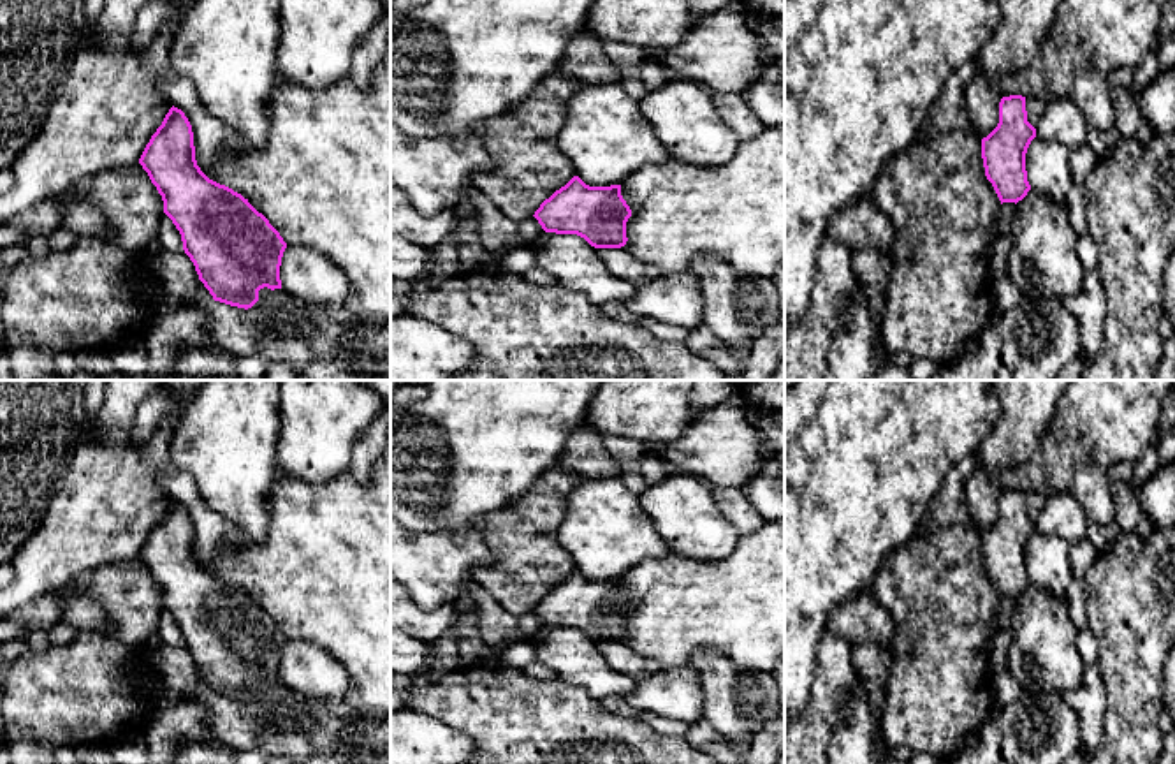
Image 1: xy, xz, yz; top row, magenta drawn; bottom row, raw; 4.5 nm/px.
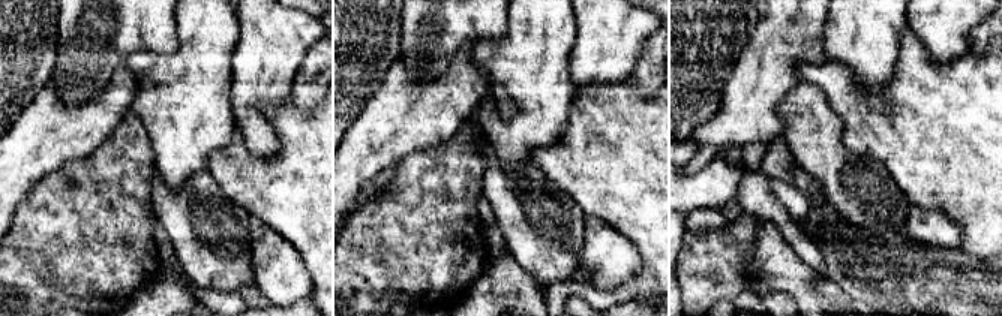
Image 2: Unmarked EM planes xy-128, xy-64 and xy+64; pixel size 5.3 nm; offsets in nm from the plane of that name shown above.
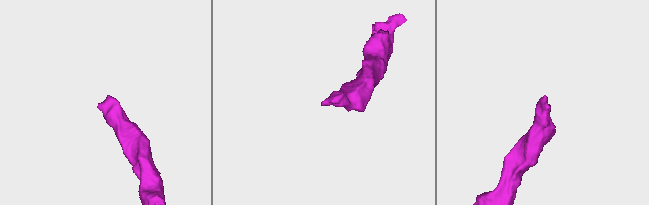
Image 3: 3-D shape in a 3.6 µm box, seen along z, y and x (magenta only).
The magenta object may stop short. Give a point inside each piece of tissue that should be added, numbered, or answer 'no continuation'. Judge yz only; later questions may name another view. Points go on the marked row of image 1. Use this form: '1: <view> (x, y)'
1: yz (1036, 104)

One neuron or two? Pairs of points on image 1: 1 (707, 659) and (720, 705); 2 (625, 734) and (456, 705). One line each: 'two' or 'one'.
1: one
2: one

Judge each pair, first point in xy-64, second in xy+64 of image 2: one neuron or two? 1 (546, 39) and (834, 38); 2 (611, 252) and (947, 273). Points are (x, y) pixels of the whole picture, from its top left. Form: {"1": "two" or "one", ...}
{"1": "one", "2": "two"}

